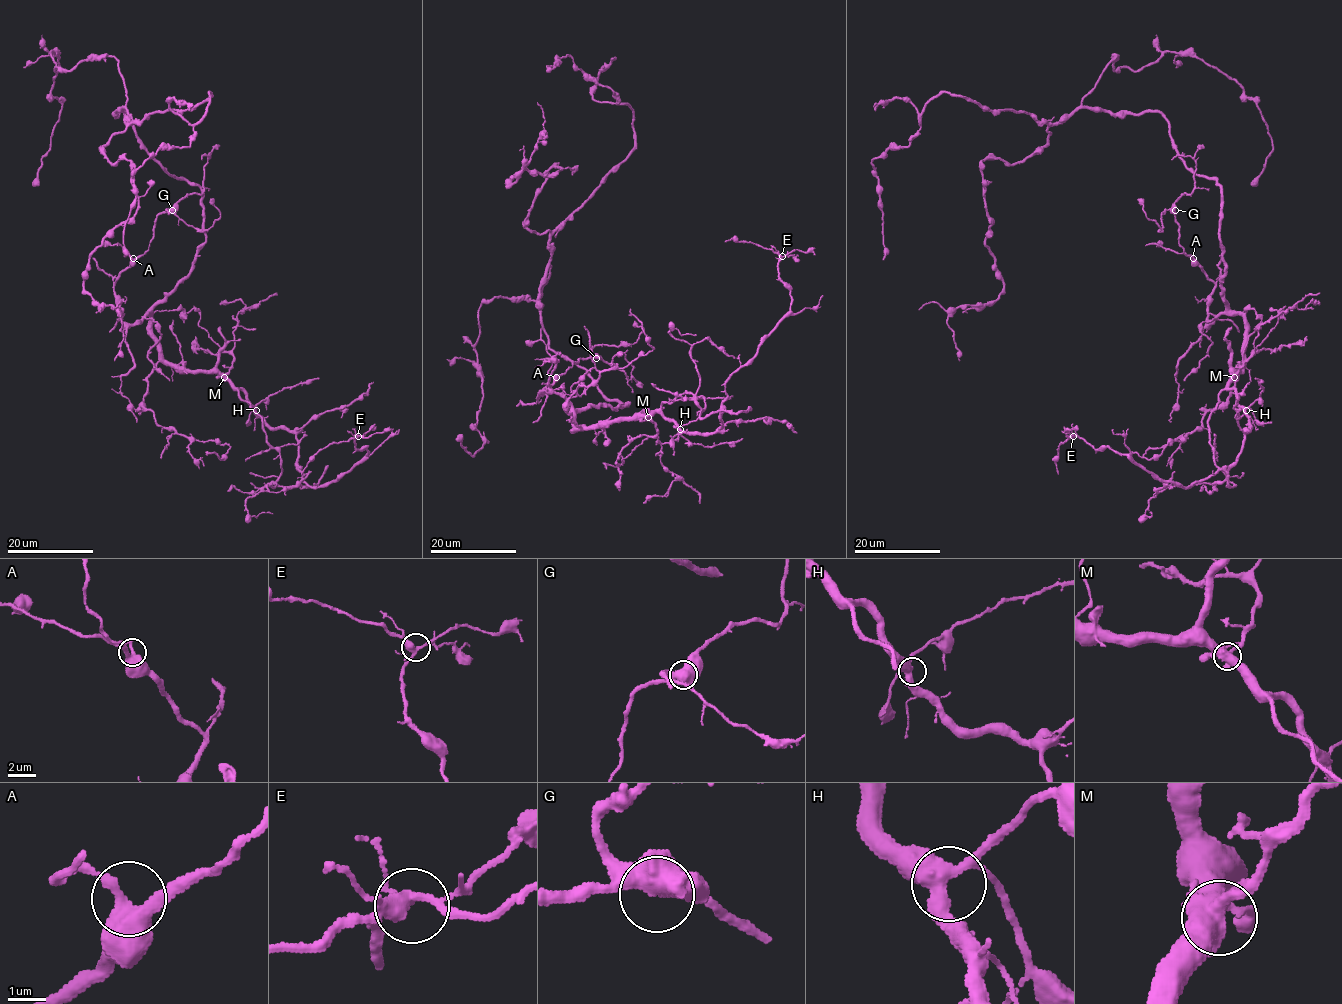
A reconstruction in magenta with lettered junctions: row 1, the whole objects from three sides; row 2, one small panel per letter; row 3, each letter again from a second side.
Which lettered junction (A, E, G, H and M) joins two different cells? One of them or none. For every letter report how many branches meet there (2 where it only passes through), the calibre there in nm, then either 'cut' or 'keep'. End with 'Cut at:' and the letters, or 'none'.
A: 3 | 460 nm | keep
E: 4 | 360 nm | keep
G: 4 | 500 nm | keep
H: 4 | 420 nm | keep
M: 4 | 500 nm | cut
Cut at: M

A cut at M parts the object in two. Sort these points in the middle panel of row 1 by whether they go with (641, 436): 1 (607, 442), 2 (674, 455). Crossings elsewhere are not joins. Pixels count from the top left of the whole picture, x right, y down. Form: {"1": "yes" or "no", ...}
{"1": "no", "2": "no"}

